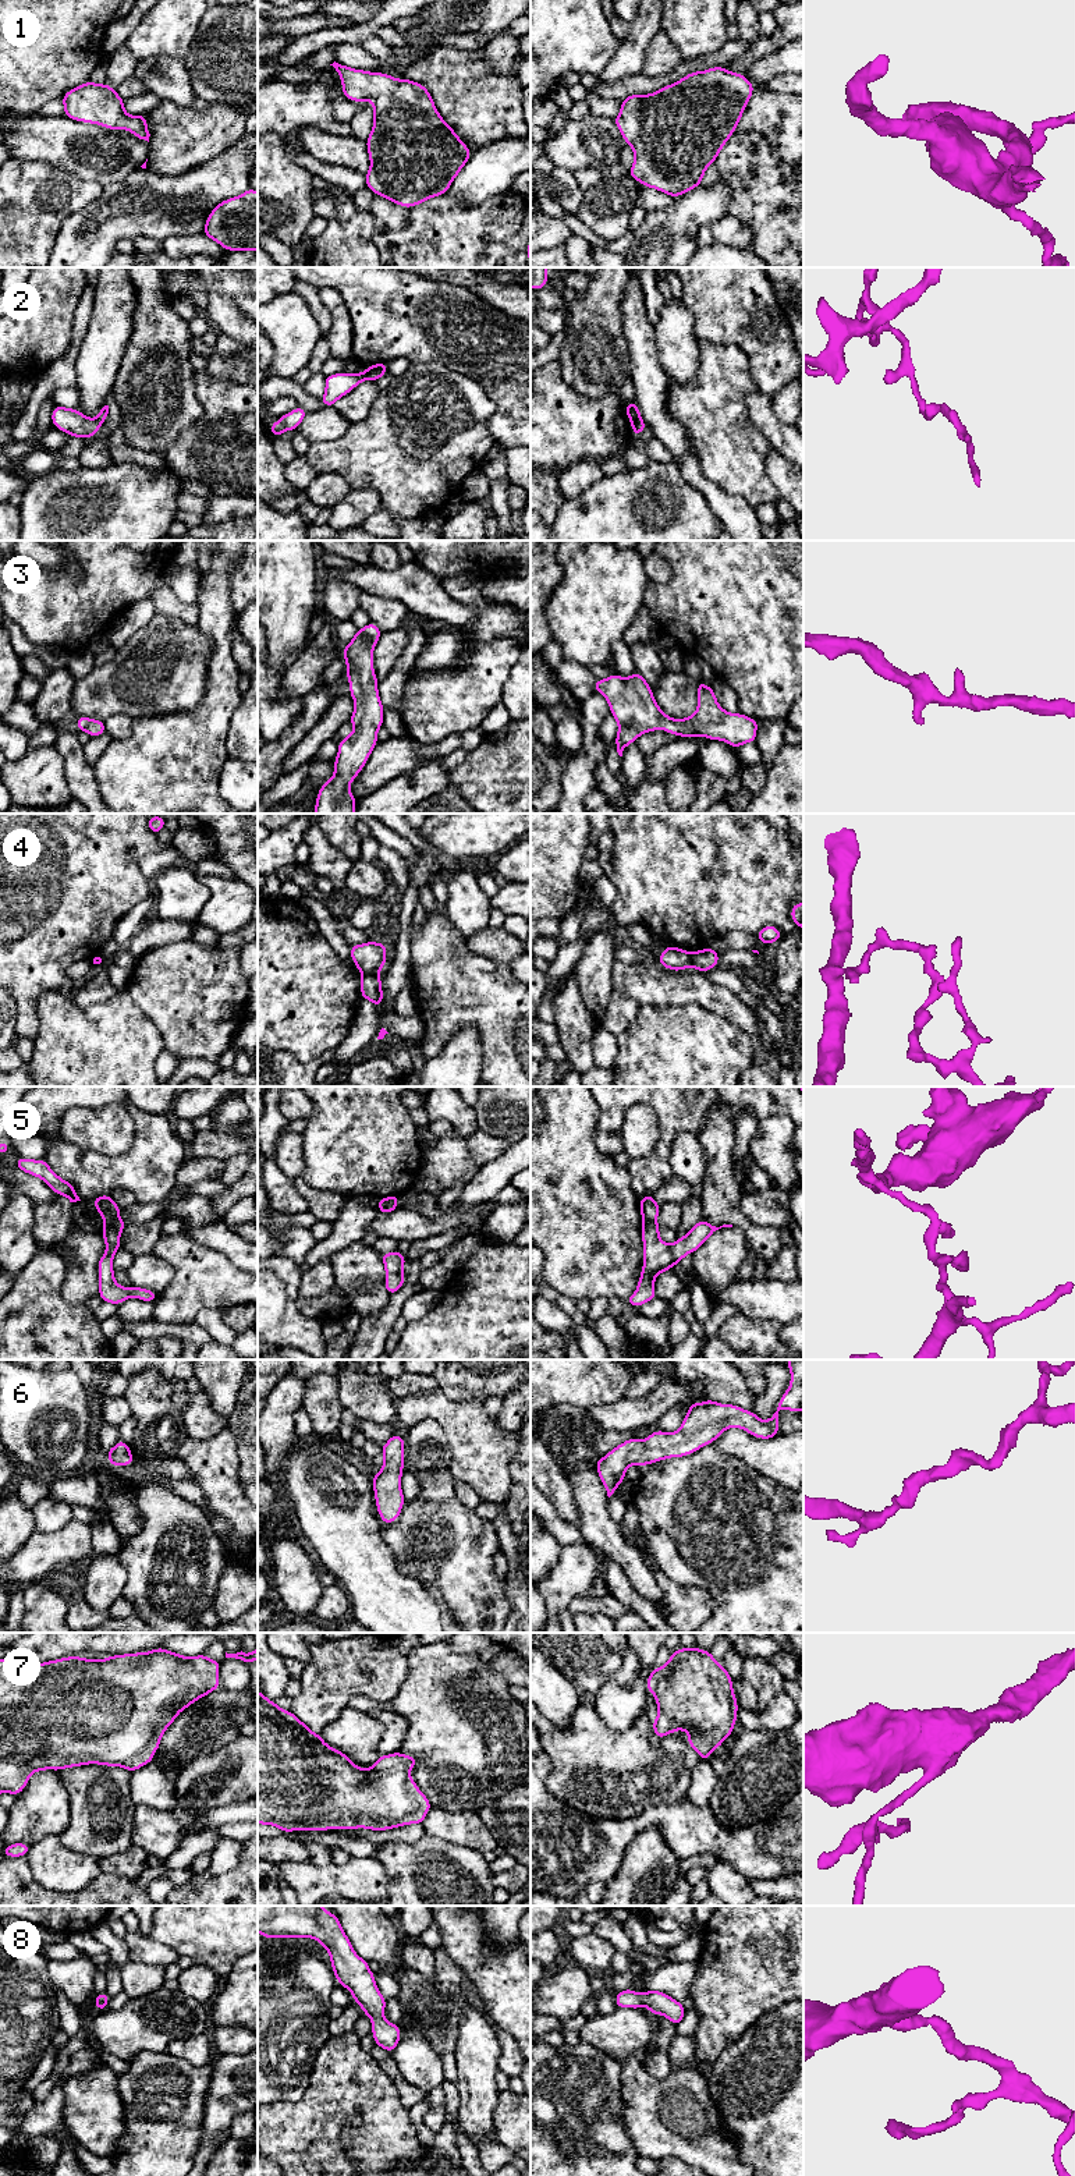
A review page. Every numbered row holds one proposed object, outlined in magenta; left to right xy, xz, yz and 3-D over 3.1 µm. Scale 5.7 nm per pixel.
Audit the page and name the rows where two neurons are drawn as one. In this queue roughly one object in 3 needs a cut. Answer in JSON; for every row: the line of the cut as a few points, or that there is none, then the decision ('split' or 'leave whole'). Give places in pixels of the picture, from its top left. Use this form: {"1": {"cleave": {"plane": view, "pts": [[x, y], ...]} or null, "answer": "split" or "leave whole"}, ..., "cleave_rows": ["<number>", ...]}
{"1": {"cleave": null, "answer": "leave whole"}, "2": {"cleave": {"plane": "yz", "pts": [[641, 420], [631, 424]]}, "answer": "split"}, "3": {"cleave": null, "answer": "leave whole"}, "4": {"cleave": {"plane": "xz", "pts": [[376, 973], [364, 975]]}, "answer": "split"}, "5": {"cleave": {"plane": "yz", "pts": [[642, 1219], [655, 1221]]}, "answer": "split"}, "6": {"cleave": null, "answer": "leave whole"}, "7": {"cleave": null, "answer": "leave whole"}, "8": {"cleave": null, "answer": "leave whole"}, "cleave_rows": ["2", "4", "5"]}

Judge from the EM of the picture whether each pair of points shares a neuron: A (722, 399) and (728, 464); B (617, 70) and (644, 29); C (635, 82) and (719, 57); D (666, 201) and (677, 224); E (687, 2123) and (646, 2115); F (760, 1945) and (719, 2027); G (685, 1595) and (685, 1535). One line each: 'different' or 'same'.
A: same
B: same
C: same
D: different
E: same
F: same
G: different

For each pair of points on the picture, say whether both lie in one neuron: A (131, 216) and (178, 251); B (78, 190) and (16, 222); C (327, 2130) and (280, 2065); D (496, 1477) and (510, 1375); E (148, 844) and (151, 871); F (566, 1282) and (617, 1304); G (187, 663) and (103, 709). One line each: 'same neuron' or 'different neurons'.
A: different neurons
B: same neuron
C: different neurons
D: different neurons
E: different neurons
F: different neurons
G: same neuron

